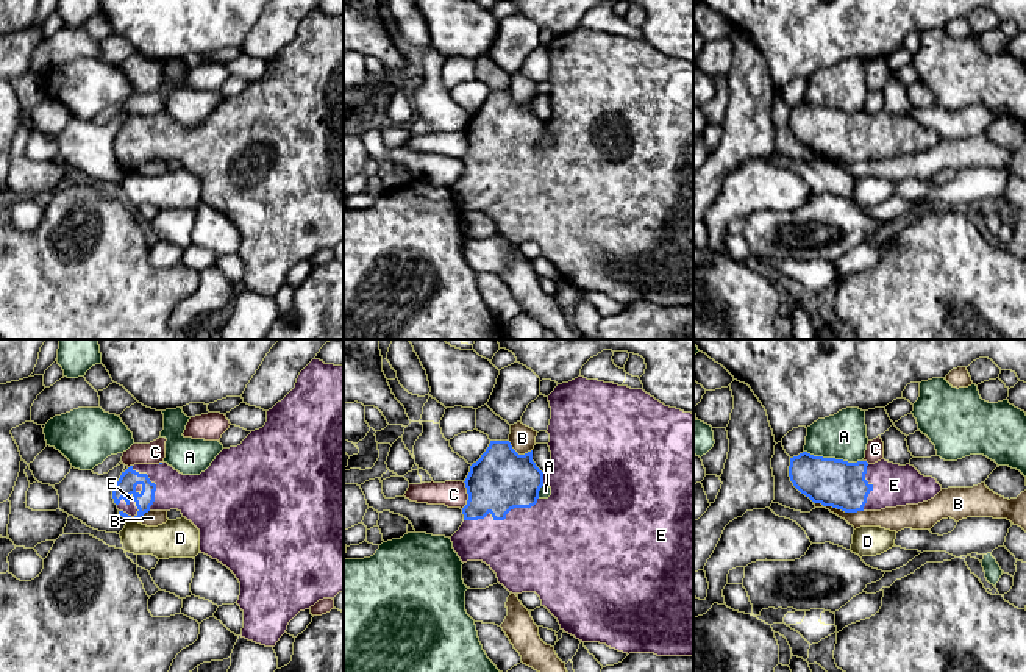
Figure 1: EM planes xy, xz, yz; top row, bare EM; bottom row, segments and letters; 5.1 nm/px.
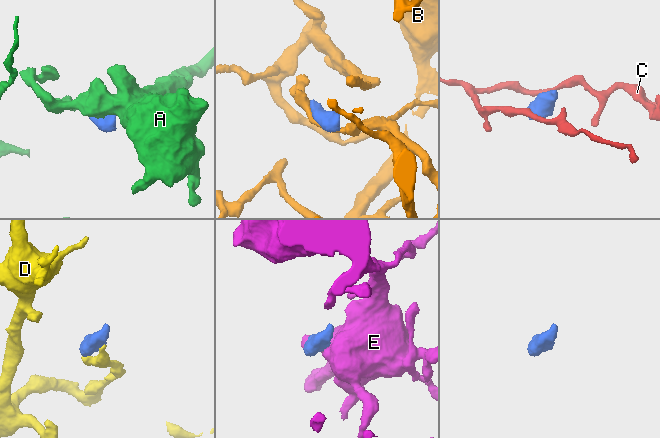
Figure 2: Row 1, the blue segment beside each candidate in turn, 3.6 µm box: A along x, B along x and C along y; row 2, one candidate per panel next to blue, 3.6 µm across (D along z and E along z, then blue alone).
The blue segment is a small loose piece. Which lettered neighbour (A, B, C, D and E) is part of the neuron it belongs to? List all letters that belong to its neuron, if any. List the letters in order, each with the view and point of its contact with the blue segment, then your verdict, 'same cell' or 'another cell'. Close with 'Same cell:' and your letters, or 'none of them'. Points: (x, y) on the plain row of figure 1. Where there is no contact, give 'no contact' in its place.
A: yz (834, 108) | another cell
B: yz (839, 158) | another cell
C: xz (469, 146) | another cell
D: xy (131, 171) | another cell
E: xz (503, 169) | same cell
Same cell: E

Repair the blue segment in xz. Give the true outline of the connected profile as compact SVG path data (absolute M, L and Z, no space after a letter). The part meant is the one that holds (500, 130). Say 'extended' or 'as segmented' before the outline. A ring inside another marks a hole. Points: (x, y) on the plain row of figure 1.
extended | M578 27L558 34L548 45L551 69L551 117L542 122L533 111L533 100L518 105L509 91L490 91L481 108L470 116L465 128L468 144L462 158L464 172L450 188L462 213L486 213L512 244L536 242L559 272L561 280L582 292L600 292L623 303L654 303L657 306L693 306L693 64L665 56L643 39Z

